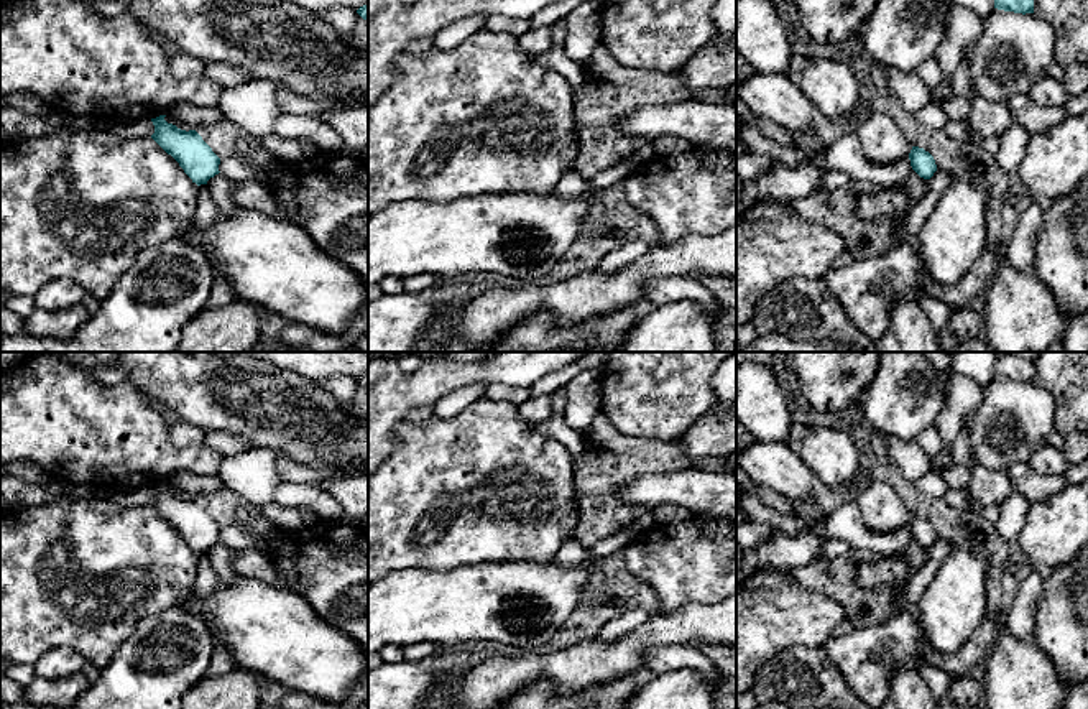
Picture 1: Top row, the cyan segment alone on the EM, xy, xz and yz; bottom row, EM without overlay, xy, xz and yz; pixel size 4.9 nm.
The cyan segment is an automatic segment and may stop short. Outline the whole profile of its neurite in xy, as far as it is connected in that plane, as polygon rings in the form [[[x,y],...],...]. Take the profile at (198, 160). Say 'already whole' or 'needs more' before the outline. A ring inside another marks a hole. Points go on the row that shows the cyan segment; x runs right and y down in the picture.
already whole; [[[164,117],[151,118],[154,125],[151,138],[179,163],[192,183],[207,184],[210,178],[220,173],[220,158],[196,130],[181,130],[168,123]]]

